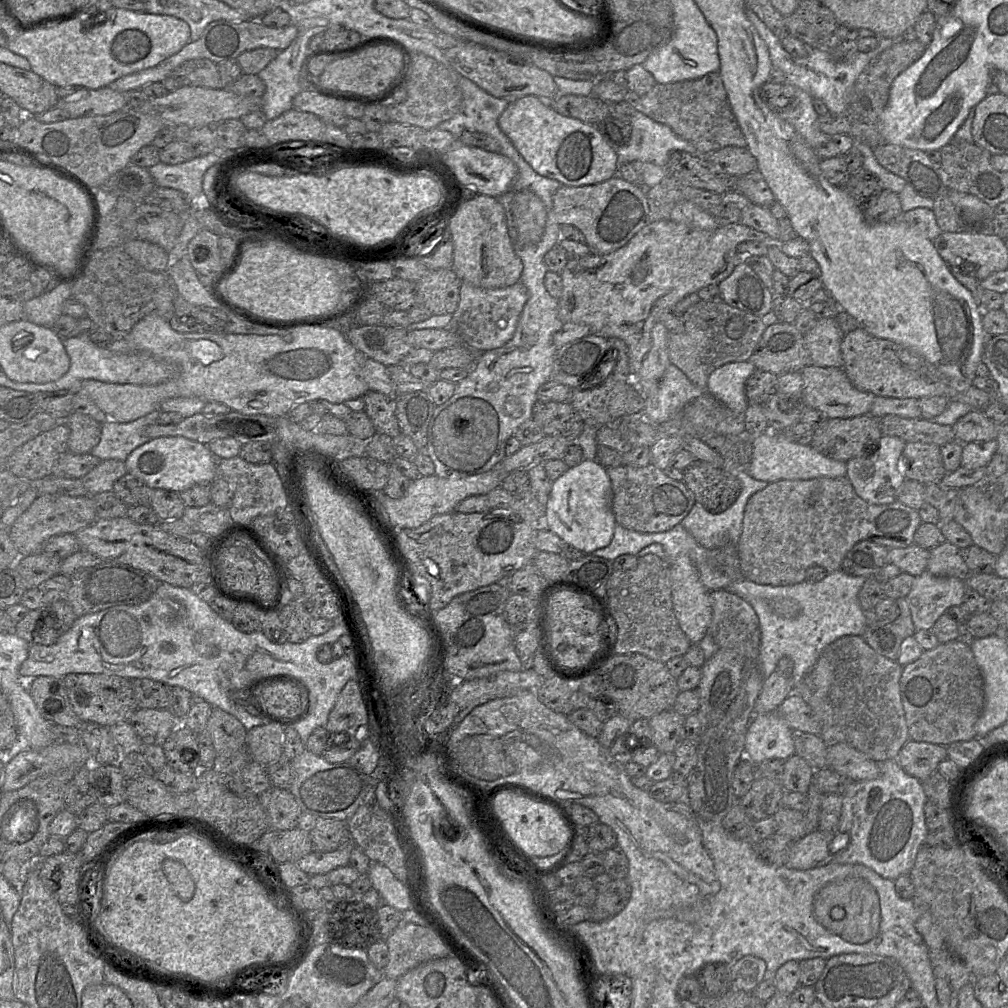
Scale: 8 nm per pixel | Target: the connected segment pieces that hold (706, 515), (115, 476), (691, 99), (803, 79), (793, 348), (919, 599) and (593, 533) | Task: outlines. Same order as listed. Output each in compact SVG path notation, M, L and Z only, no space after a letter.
M744 469L735 470L734 475L740 481L741 492L737 500L726 511L720 514L712 514L696 502L689 514L681 521L681 525L693 538L710 551L720 549L728 544L737 546L742 531L744 510L748 500L752 495L765 489L769 484L766 481L754 479Z
M102 460L94 469L81 478L88 495L112 491L115 482L127 473L121 460Z
M719 71L696 80L658 84L646 94L628 91L624 101L652 120L664 124L696 148L696 154L707 156L728 146L747 147L745 137L728 103Z
M746 8L746 16L767 45L773 68L780 69L786 75L786 83L807 92L813 98L822 100L828 107L829 113L832 114L840 114L846 109L850 92L861 72L873 58L895 42L890 38L880 38L874 50L869 52L853 51L844 60L834 58L830 50L820 46L810 48L806 57L796 58L783 48L781 37L776 36L752 10Z
M778 321L766 327L749 362L757 370L770 372L778 377L801 372L810 364L810 359L804 347L803 335L793 323Z
M928 571L915 577L906 599L916 631L931 630L948 608L962 605L966 589L965 581L955 577L936 576Z
M583 460L552 483L543 516L544 526L566 544L584 552L608 546L616 527L611 507L612 486L607 469L597 460Z

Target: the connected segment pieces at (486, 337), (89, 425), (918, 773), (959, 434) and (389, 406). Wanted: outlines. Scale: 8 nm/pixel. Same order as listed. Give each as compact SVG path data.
M519 281L511 286L485 289L462 282L458 307L452 314L452 330L460 342L477 353L484 353L504 346L512 339L528 300L526 287Z
M72 412L60 422L65 422L70 429L67 451L75 454L87 454L99 443L102 423L92 417Z
M909 739L900 749L896 760L907 774L924 781L936 772L938 764L947 758L946 747Z
M973 409L952 425L955 441L960 443L983 442L996 439L999 426L983 410Z
M369 390L363 398L365 401L364 411L372 421L376 433L386 434L390 437L401 433L393 397Z

